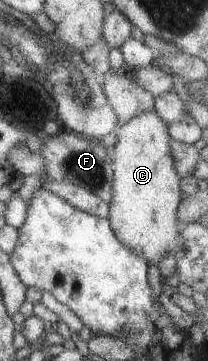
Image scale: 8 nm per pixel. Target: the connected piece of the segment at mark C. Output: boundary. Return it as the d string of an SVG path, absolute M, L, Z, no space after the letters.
M157 110L141 112L117 130L117 142L111 155L114 170L113 200L108 217L117 240L147 260L147 265L158 264L161 258L181 250L177 222L181 200L181 178L173 164L169 123Z

